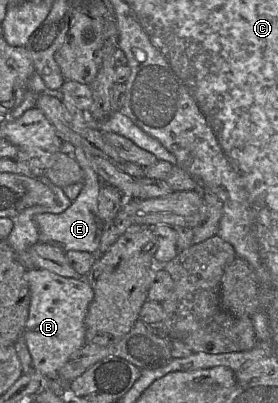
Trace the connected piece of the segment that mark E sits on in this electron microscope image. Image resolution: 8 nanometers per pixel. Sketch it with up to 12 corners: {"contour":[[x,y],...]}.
{"contour":[[82,147],[69,152],[82,190],[62,213],[35,216],[39,241],[97,254],[104,183]]}

